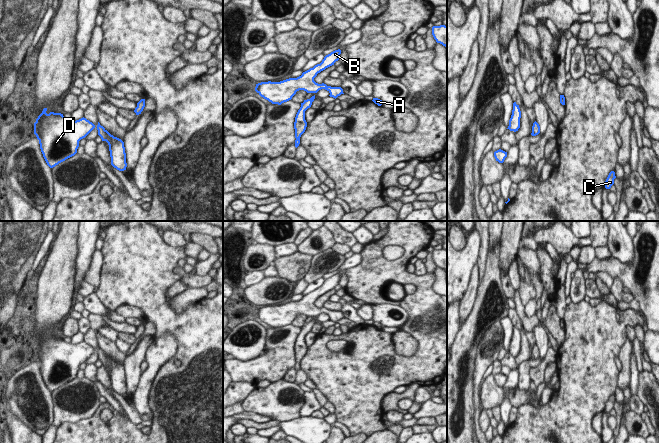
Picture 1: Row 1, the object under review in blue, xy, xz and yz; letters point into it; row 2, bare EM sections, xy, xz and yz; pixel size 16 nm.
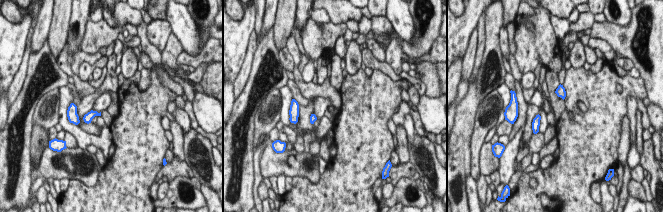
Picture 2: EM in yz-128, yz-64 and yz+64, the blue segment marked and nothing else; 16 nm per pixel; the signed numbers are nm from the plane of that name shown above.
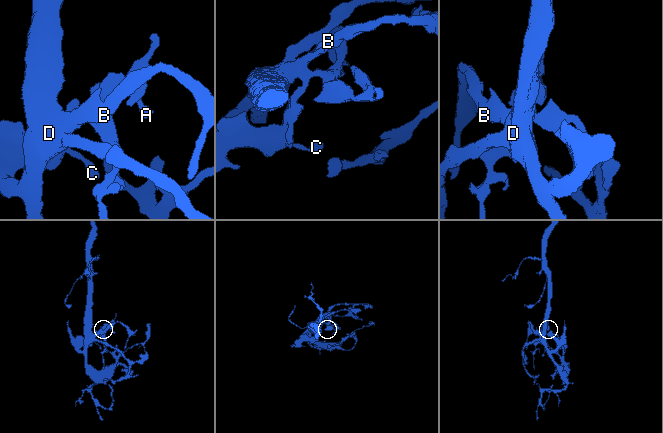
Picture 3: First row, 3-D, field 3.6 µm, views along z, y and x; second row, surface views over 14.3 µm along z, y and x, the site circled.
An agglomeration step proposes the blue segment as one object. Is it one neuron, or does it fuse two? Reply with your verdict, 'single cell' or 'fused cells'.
single cell

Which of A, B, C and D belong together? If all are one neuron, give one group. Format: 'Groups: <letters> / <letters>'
Groups: A B C D.

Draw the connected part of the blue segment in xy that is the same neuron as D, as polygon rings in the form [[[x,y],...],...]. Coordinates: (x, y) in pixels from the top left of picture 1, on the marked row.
[[[44,108],[42,113],[36,119],[36,122],[34,123],[34,134],[39,140],[41,152],[50,168],[53,168],[59,163],[74,156],[77,153],[79,141],[85,138],[96,127],[98,135],[101,137],[102,141],[106,141],[109,145],[111,165],[119,171],[126,170],[127,163],[124,142],[111,135],[103,126],[100,125],[99,122],[98,125],[95,126],[84,117],[73,121],[71,119],[66,119],[61,113],[50,112],[47,114],[46,111],[47,108]]]

